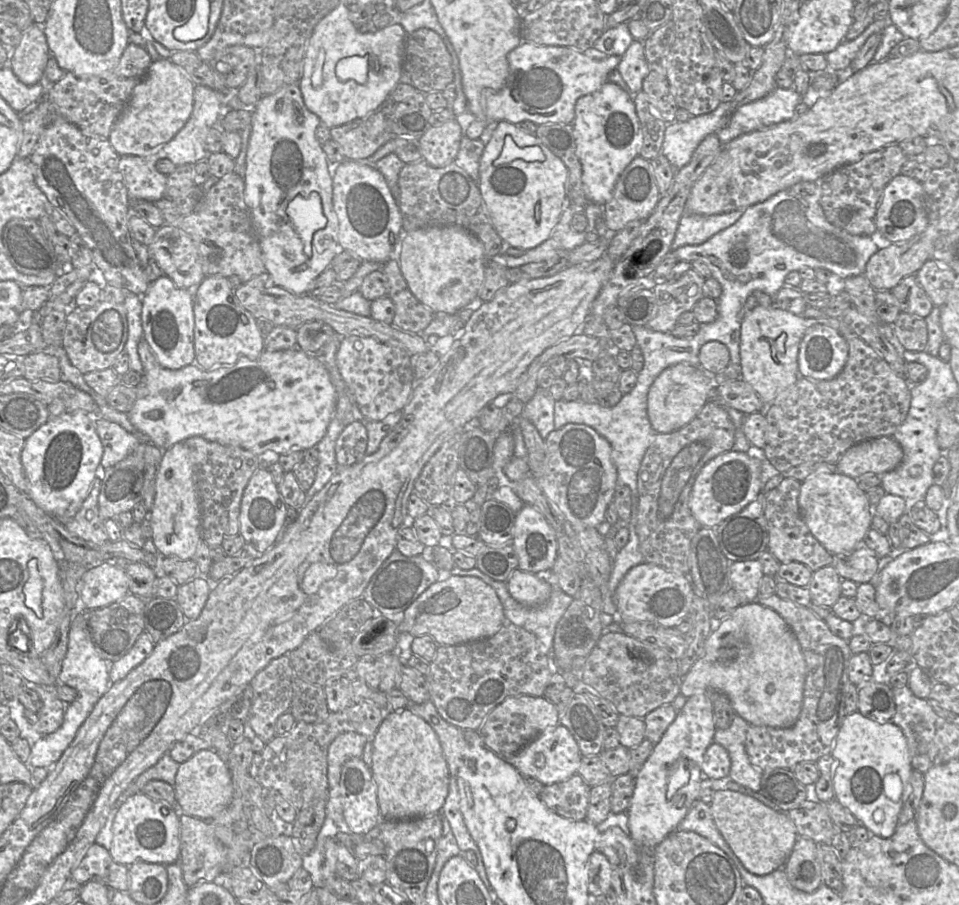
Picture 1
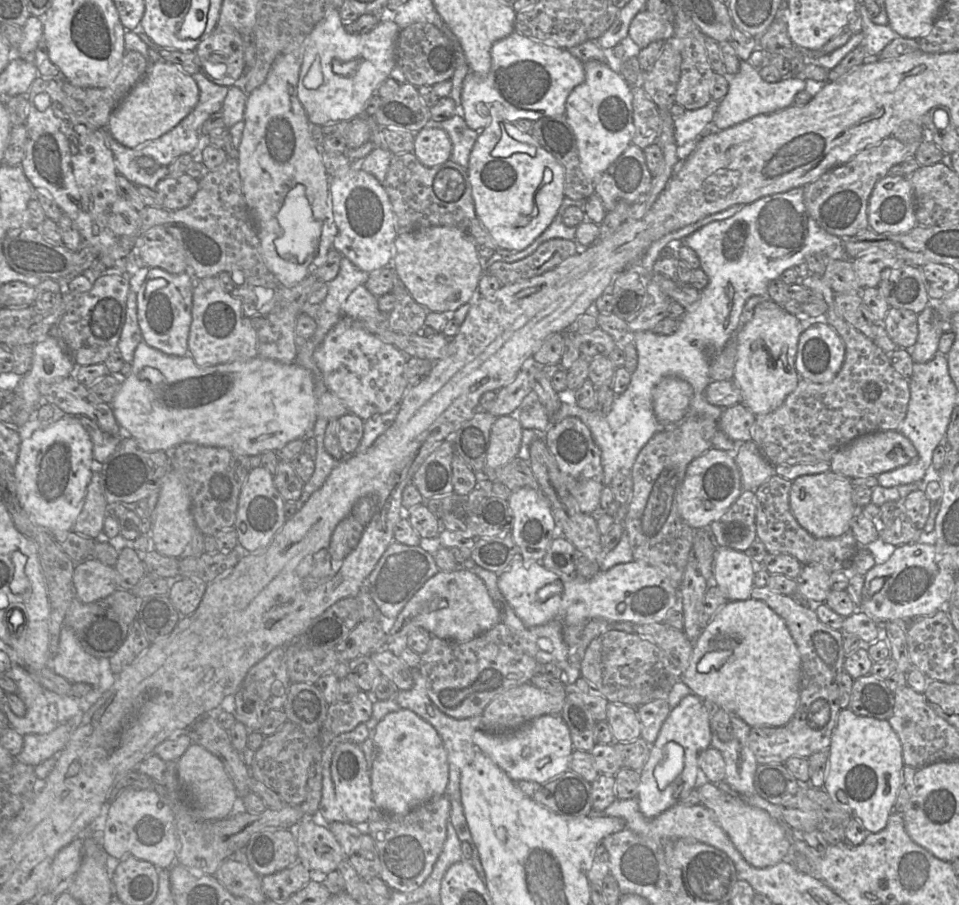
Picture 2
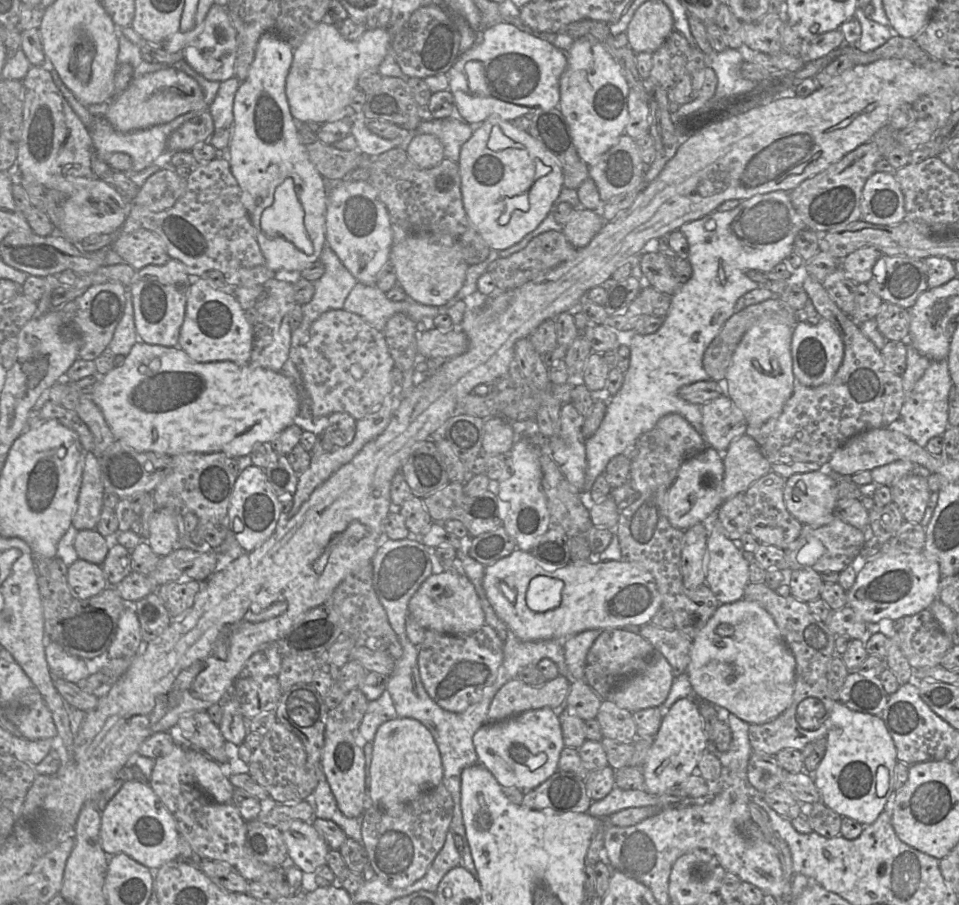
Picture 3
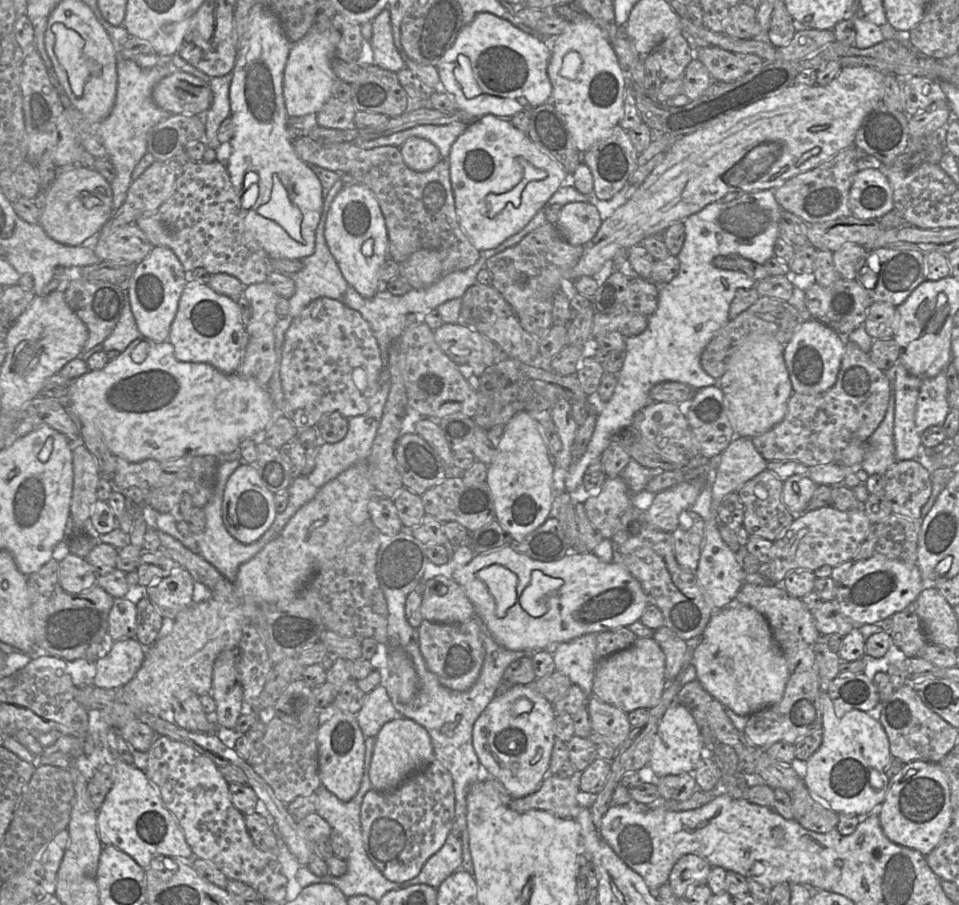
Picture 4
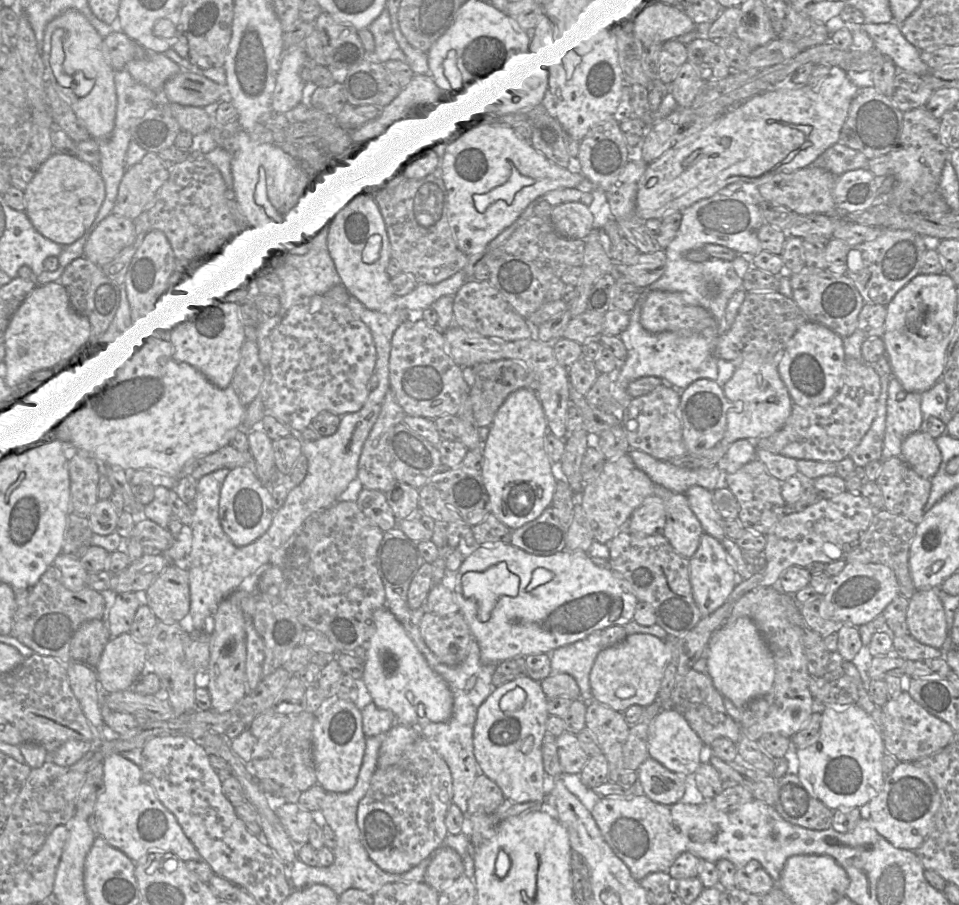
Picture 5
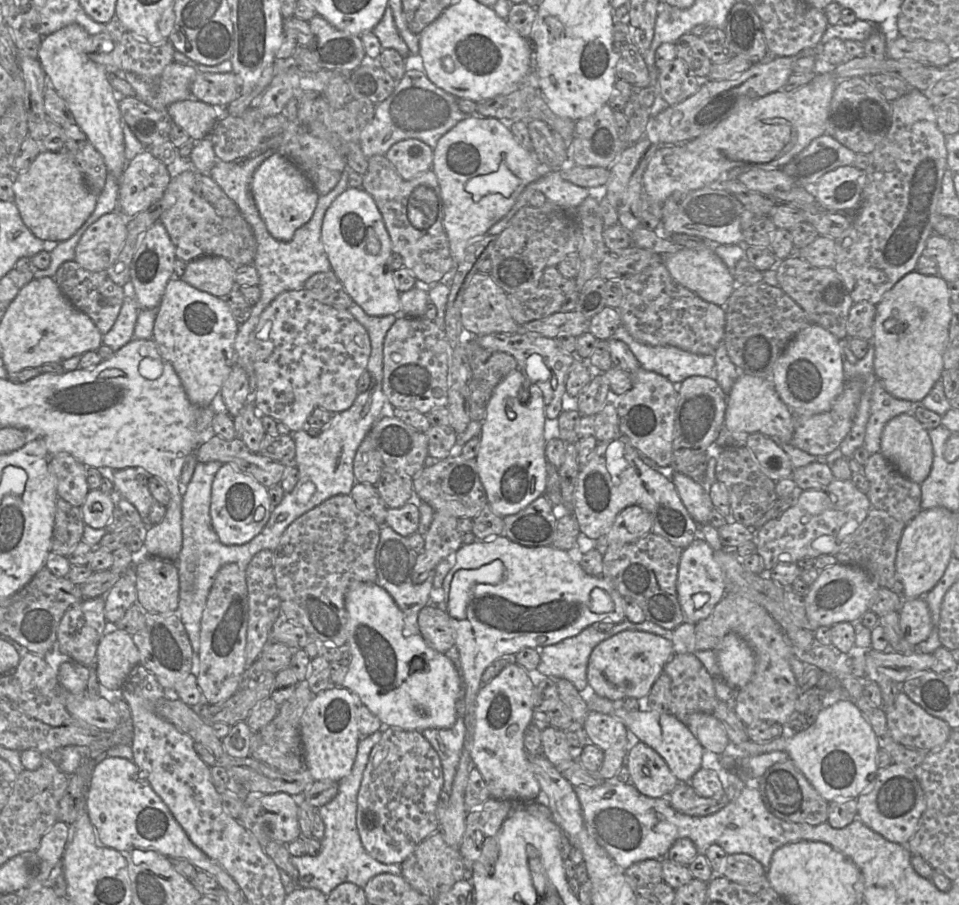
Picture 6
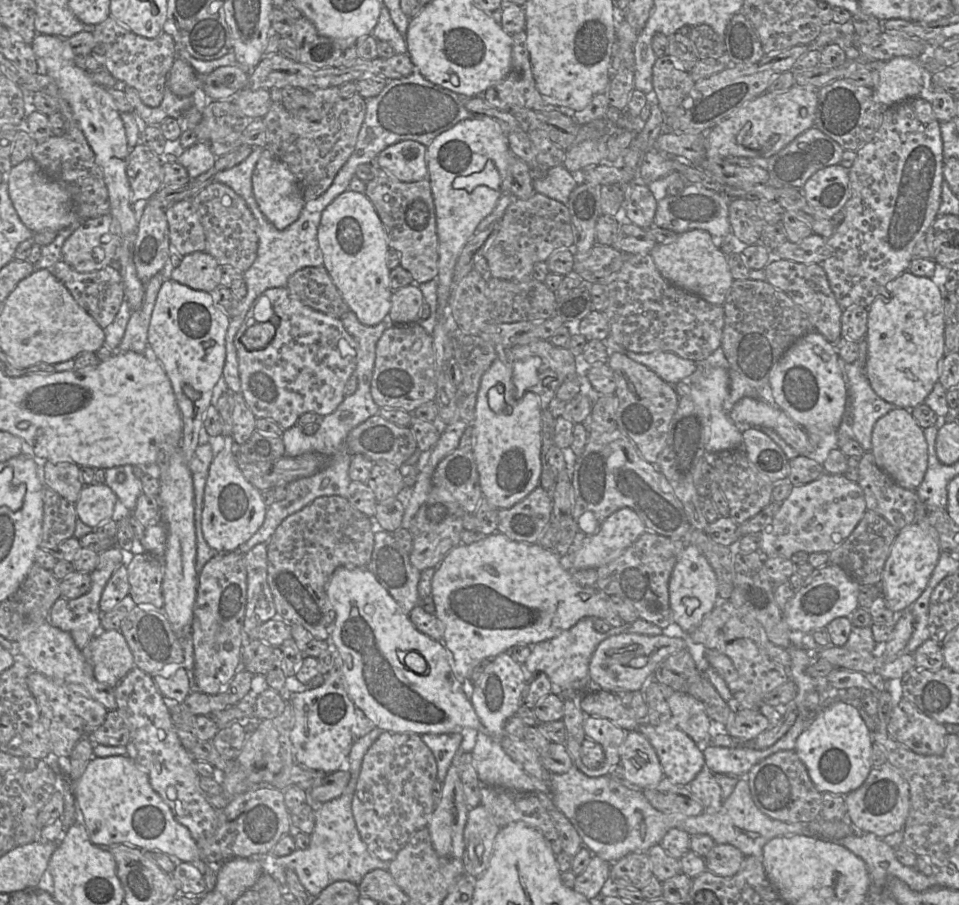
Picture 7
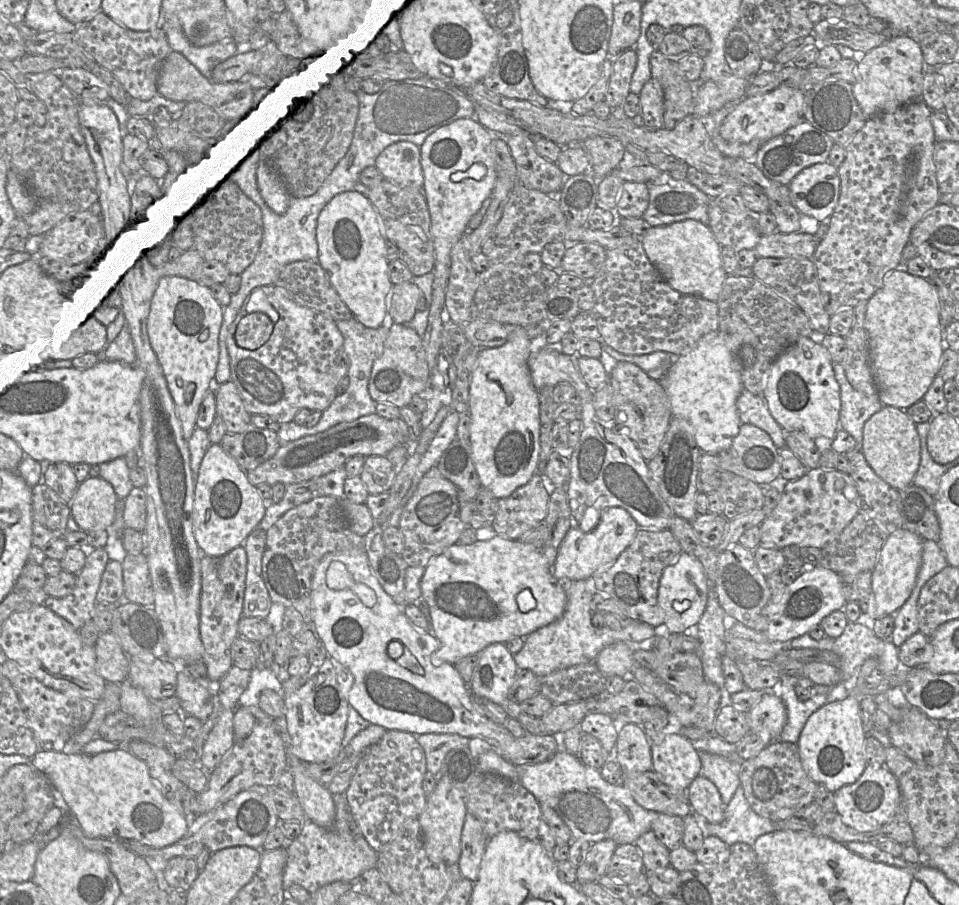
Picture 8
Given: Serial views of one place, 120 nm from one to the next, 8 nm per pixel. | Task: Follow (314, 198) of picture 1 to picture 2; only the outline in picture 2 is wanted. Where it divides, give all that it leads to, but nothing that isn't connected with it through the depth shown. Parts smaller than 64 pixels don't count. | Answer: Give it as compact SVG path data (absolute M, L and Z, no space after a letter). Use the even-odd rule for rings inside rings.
M298 184L288 192L277 220L283 229L283 235L274 242L277 253L299 264L312 259L322 225L313 216L303 185Z

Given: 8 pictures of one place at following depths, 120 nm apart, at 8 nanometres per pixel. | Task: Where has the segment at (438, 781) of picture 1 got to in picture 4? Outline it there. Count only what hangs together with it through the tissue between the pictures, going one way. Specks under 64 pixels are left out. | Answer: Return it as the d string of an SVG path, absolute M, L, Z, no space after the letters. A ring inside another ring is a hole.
M408 718L394 719L384 724L375 739L369 778L377 792L395 790L412 773L426 768L435 760L431 738L426 729Z

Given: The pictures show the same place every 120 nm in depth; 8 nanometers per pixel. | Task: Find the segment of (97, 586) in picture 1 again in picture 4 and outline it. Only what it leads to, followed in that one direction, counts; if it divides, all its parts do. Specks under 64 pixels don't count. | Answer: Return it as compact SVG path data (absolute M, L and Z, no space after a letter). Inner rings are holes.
M69 553L59 561L59 582L69 594L79 594L97 585L98 575L85 558Z

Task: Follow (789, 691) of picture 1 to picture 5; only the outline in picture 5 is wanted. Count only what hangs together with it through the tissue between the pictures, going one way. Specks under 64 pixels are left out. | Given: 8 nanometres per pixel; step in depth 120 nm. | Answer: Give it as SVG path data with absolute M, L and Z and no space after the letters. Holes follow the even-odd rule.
M740 617L734 623L719 627L710 637L705 650L707 674L715 688L737 708L743 708L749 701L767 694L774 683L775 663L773 655L756 624L748 617Z

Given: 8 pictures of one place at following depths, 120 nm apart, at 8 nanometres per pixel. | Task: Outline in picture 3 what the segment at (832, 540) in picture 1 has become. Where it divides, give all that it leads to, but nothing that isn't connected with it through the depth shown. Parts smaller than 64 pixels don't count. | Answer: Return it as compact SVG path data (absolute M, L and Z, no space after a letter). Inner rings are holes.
M820 471L792 475L784 486L786 508L803 525L827 525L836 516L836 485L837 482L829 474Z

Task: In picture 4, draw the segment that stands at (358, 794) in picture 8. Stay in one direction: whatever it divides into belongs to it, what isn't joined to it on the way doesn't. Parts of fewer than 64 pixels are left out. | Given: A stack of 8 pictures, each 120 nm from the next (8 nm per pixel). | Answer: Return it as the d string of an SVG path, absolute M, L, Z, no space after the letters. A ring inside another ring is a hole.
M435 759L426 768L412 773L395 790L377 792L372 788L364 796L360 824L366 853L388 880L403 883L416 877L426 861L444 845L455 818L455 794L451 774Z

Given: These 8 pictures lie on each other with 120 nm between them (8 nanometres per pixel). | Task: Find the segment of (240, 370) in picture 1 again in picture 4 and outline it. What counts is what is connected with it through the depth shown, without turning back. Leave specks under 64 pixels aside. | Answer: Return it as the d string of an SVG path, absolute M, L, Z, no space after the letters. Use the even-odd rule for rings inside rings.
M145 337L135 339L124 352L120 353L117 359L109 361L104 368L100 370L89 369L80 377L72 380L73 383L66 399L67 411L73 419L78 418L92 422L100 430L107 447L115 456L134 463L147 459L166 461L180 457L215 456L224 458L224 455L234 455L237 454L239 445L244 439L251 439L257 432L265 430L274 417L275 405L267 386L261 386L254 379L246 378L238 373L225 374L207 363L179 361L175 356L174 346L169 341L155 342ZM141 342L147 343L149 353L143 362L136 363L132 359L132 353Z

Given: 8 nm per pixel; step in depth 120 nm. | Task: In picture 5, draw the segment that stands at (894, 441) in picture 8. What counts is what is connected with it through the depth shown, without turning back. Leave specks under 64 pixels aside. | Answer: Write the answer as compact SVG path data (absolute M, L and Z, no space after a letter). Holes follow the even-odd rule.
M917 431L902 443L901 457L921 477L931 479L942 462L942 454L935 439L928 433Z

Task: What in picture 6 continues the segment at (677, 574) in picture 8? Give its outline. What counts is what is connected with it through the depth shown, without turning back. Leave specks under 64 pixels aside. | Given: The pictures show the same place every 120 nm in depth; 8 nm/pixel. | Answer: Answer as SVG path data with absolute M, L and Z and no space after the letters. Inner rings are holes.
M700 527L695 533L695 540L682 551L676 590L686 623L697 624L708 618L725 595L722 570L714 559L713 552L714 550L704 540Z

